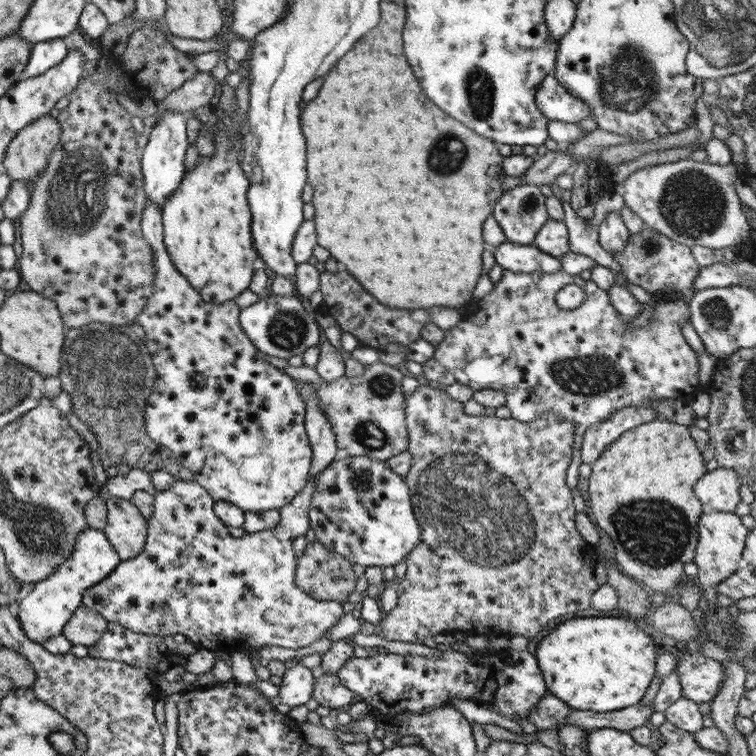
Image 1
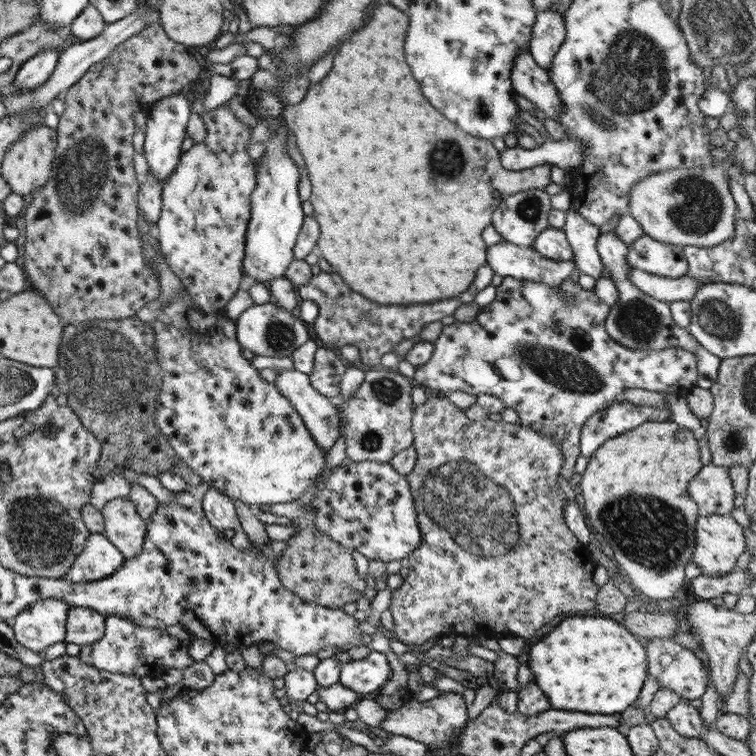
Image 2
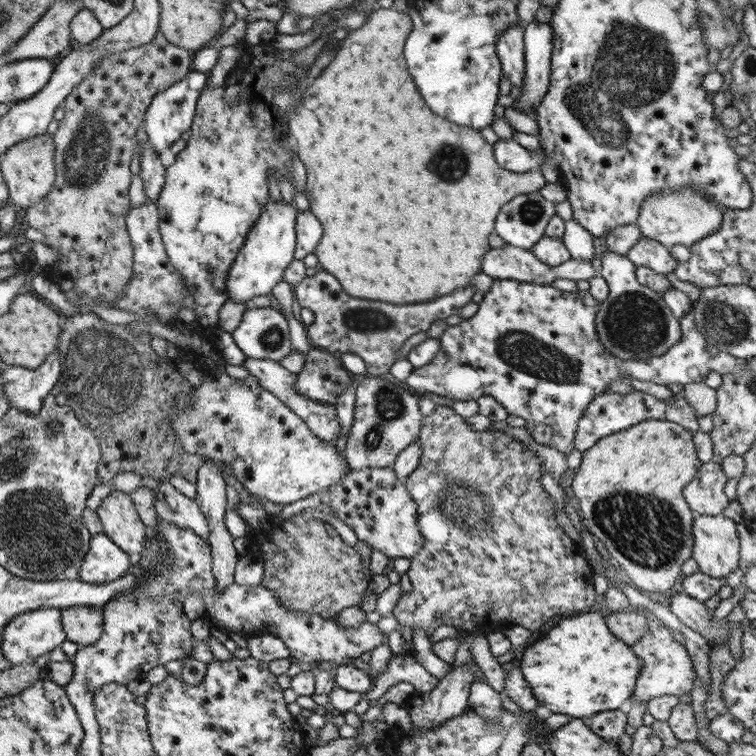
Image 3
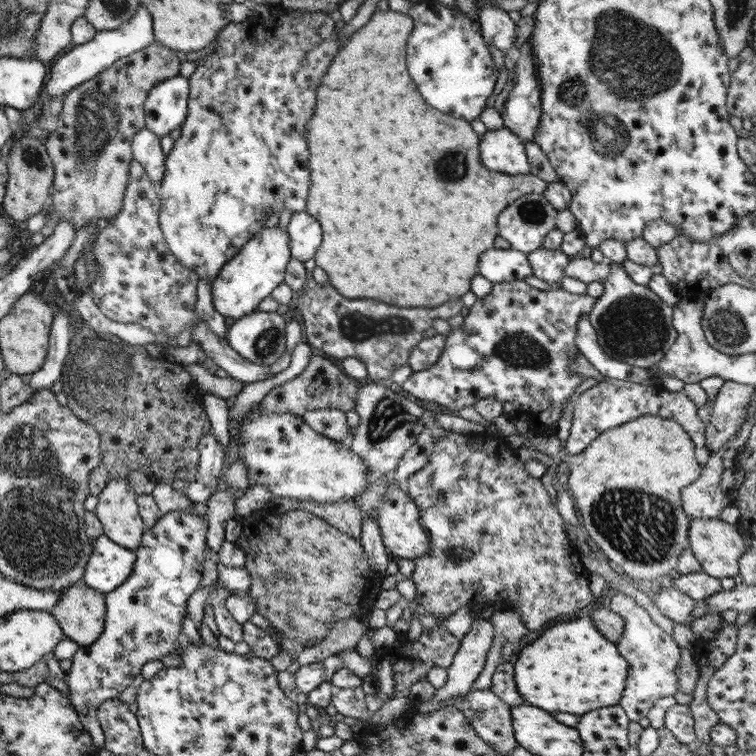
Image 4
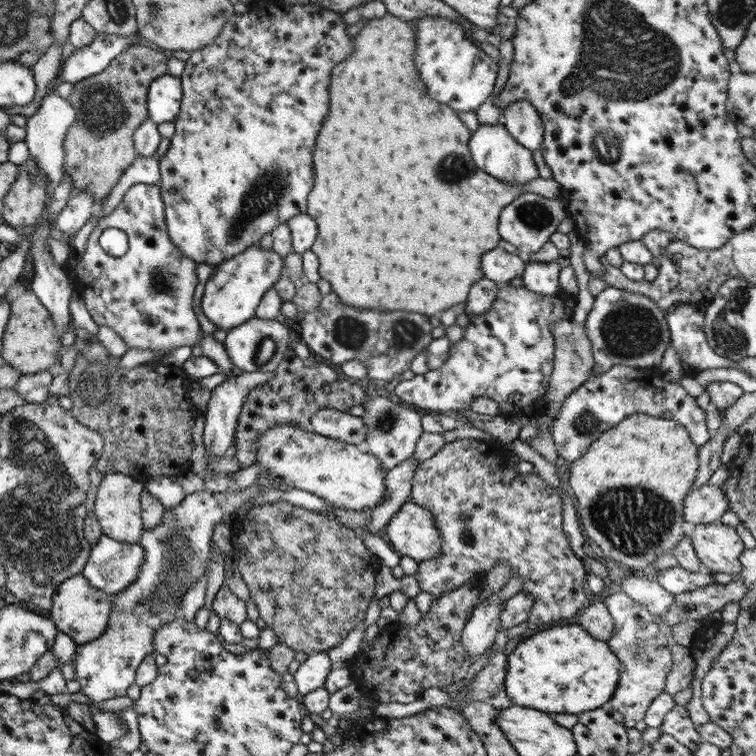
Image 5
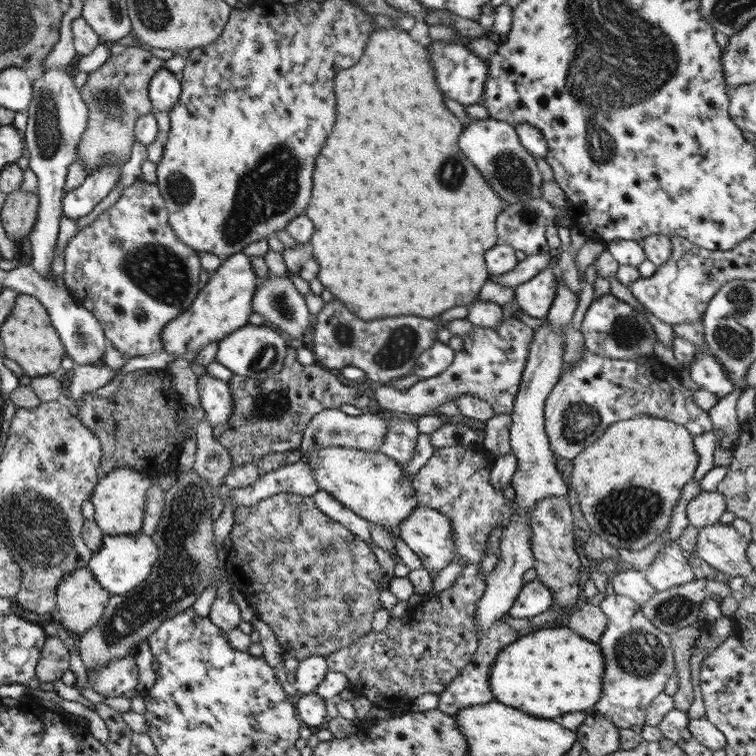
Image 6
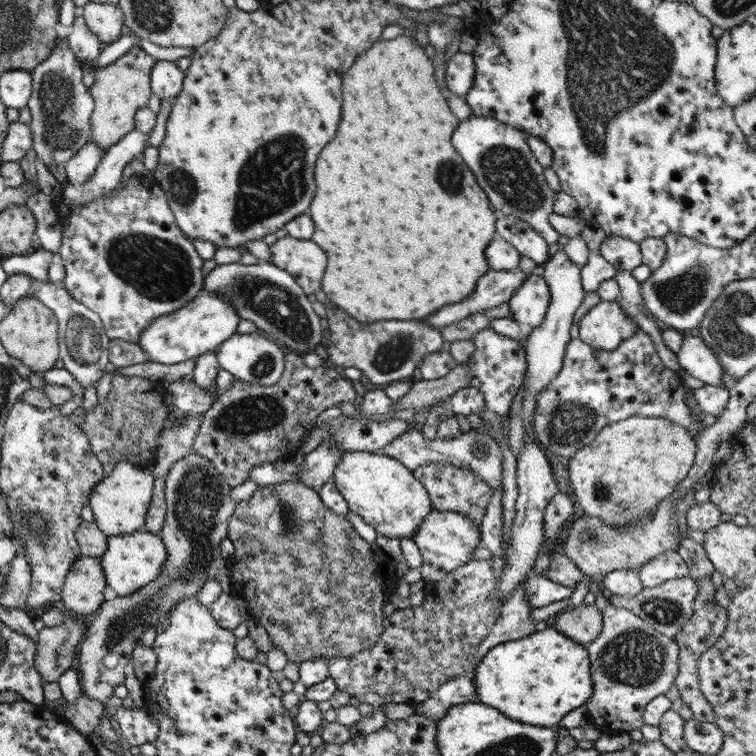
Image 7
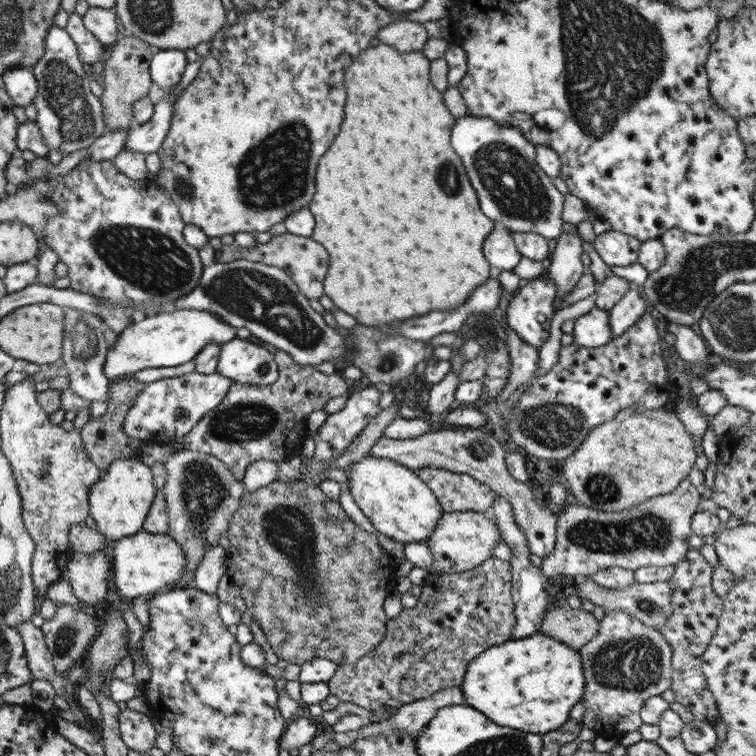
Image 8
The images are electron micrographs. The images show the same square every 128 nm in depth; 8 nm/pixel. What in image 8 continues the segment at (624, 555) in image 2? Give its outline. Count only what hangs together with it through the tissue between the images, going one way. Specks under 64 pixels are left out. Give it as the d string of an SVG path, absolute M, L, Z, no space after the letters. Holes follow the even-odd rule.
M632 406L620 410L612 420L592 428L582 445L565 459L562 472L568 482L568 492L578 505L597 511L622 512L650 498L676 490L696 462L699 462L699 456L695 452L692 438L675 412L670 408L646 410L642 406Z

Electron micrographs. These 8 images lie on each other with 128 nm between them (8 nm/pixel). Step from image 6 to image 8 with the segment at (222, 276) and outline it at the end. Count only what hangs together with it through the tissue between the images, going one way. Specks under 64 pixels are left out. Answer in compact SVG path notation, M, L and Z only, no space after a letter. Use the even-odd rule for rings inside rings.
M170 310L134 322L118 335L114 347L109 347L104 371L111 380L126 379L146 368L170 368L193 361L208 345L222 345L237 337L237 328L223 322L212 312L200 310Z

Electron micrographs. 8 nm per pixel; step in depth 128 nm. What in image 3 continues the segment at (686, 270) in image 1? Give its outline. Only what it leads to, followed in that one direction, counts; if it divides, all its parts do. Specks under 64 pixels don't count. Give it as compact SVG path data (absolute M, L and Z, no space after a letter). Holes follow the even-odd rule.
M642 236L628 251L627 257L637 267L648 267L656 273L670 274L679 262L670 253L670 248L657 240Z

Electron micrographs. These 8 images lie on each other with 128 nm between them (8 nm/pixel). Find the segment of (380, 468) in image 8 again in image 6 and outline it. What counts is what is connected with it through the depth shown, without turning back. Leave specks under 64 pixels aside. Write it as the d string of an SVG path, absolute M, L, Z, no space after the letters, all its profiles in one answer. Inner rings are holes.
M328 446L313 452L299 453L298 459L306 460L320 490L330 492L340 504L354 511L368 522L381 524L394 532L418 504L416 490L407 480L402 466L377 451L362 451L354 448Z

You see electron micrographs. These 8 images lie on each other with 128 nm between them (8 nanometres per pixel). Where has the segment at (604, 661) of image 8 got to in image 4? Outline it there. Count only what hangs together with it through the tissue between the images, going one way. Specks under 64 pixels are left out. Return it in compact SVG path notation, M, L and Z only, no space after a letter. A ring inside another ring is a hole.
M624 593L612 596L610 607L614 612L624 617L626 633L622 634L618 651L626 657L630 664L624 692L618 704L626 711L630 721L638 722L647 716L652 705L664 696L675 696L678 693L678 662L680 662L680 647L670 633L658 626L645 607L637 604L637 599Z

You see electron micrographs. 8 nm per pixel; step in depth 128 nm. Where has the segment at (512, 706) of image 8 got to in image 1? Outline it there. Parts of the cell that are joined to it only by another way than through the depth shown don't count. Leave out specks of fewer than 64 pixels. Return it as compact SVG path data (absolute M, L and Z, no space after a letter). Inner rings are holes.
M622 616L568 620L560 624L558 634L552 630L536 648L538 650L534 655L538 659L548 692L573 709L592 712L612 712L639 703L655 677L656 658L661 650L660 644L654 646L652 638L636 625L633 617Z

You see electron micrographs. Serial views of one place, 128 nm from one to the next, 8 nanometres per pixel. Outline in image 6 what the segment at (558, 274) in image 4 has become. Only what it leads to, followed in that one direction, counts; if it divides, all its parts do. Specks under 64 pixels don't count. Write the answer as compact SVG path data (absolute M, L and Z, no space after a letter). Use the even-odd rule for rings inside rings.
M545 268L530 280L514 289L518 308L532 318L545 319L556 296L556 278L553 268Z

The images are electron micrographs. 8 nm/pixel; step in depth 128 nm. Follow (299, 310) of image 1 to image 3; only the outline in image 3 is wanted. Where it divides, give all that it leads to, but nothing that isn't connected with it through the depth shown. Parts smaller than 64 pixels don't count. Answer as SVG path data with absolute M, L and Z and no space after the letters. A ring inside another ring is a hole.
M273 307L248 308L231 336L246 358L280 361L294 351L287 320Z

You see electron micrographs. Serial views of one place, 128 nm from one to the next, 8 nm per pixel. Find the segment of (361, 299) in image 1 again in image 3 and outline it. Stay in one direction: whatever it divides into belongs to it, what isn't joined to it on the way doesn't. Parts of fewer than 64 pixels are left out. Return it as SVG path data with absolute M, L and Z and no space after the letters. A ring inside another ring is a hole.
M322 271L307 276L293 287L293 291L300 307L312 310L316 317L307 331L313 347L326 352L356 354L365 362L367 376L380 377L390 371L394 364L392 358L400 351L406 340L415 334L428 331L435 321L445 321L450 316L459 315L462 307L472 301L476 288L460 288L448 296L442 296L426 304L396 306L380 300L352 298L342 290L342 284L334 276Z

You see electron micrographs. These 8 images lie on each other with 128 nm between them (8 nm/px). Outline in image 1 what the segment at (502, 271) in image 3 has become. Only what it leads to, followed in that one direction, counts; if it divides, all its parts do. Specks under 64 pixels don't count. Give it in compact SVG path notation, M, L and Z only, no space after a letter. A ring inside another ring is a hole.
M508 240L494 247L494 258L504 270L512 272L554 273L562 270L559 258L542 252L536 245L523 245Z

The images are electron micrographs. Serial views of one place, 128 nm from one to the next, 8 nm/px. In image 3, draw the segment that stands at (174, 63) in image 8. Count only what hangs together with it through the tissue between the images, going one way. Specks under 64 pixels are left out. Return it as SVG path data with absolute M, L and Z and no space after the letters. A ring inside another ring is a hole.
M190 71L182 80L172 84L158 92L154 96L149 108L146 109L146 115L143 122L143 129L148 136L148 148L152 152L156 152L161 156L186 130L188 130L193 122L197 101L203 86L208 82L210 72Z

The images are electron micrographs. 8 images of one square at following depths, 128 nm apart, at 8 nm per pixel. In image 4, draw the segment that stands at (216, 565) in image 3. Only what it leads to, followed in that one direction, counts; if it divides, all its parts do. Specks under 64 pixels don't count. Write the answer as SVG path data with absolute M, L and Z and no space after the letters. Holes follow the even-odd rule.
M214 430L204 434L199 442L198 481L204 482L212 492L218 486L218 475L223 471L225 455L215 440ZM218 584L210 594L208 594L207 603L212 606L214 611L215 621L220 630L220 634L229 638L232 642L242 642L243 630L242 625L238 624L224 603L226 598L230 596L229 589L226 586Z

